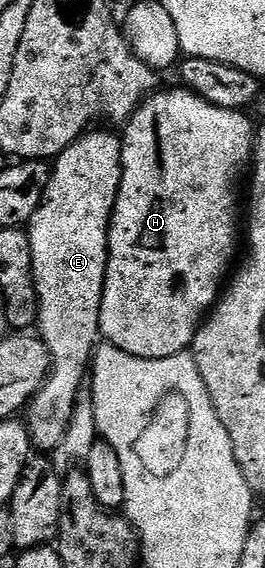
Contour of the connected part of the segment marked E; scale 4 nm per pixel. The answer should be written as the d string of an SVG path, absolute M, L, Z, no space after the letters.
M96 129L87 131L52 162L41 205L27 226L39 299L36 328L53 364L43 387L27 406L29 434L41 451L59 447L99 344L99 315L109 262L109 221L121 186L122 138Z

